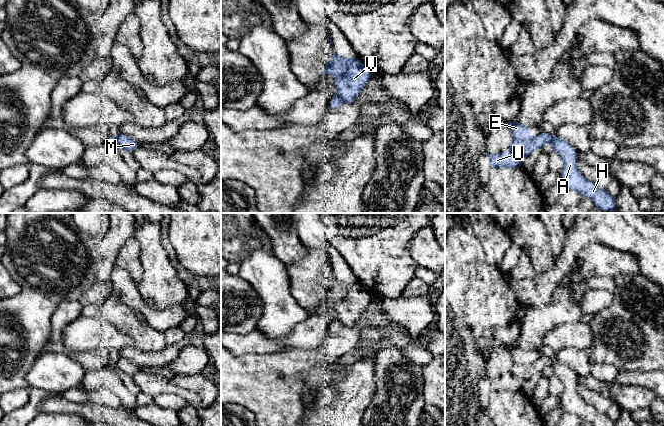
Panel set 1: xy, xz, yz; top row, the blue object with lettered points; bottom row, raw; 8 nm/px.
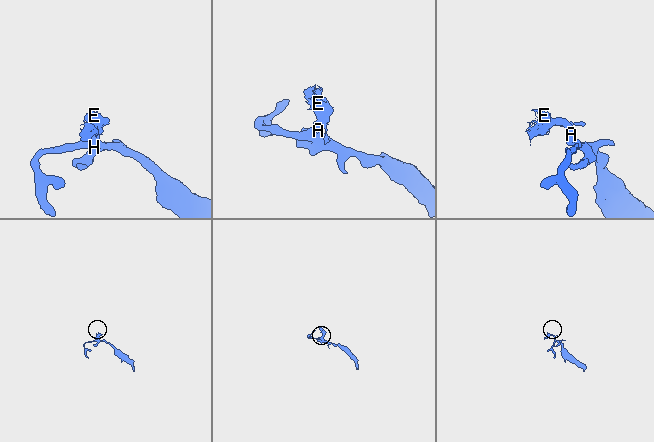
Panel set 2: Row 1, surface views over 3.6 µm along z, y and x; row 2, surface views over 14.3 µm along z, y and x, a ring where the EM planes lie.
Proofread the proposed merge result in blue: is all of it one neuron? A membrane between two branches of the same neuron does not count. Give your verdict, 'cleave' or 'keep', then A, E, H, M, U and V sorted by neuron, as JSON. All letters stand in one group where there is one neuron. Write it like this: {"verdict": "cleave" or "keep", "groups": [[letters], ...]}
{"verdict": "cleave", "groups": [["A", "H"], ["E", "M", "U", "V"]]}

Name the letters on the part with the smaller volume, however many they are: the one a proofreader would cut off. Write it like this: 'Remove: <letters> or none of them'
Remove: E, M, U, V

